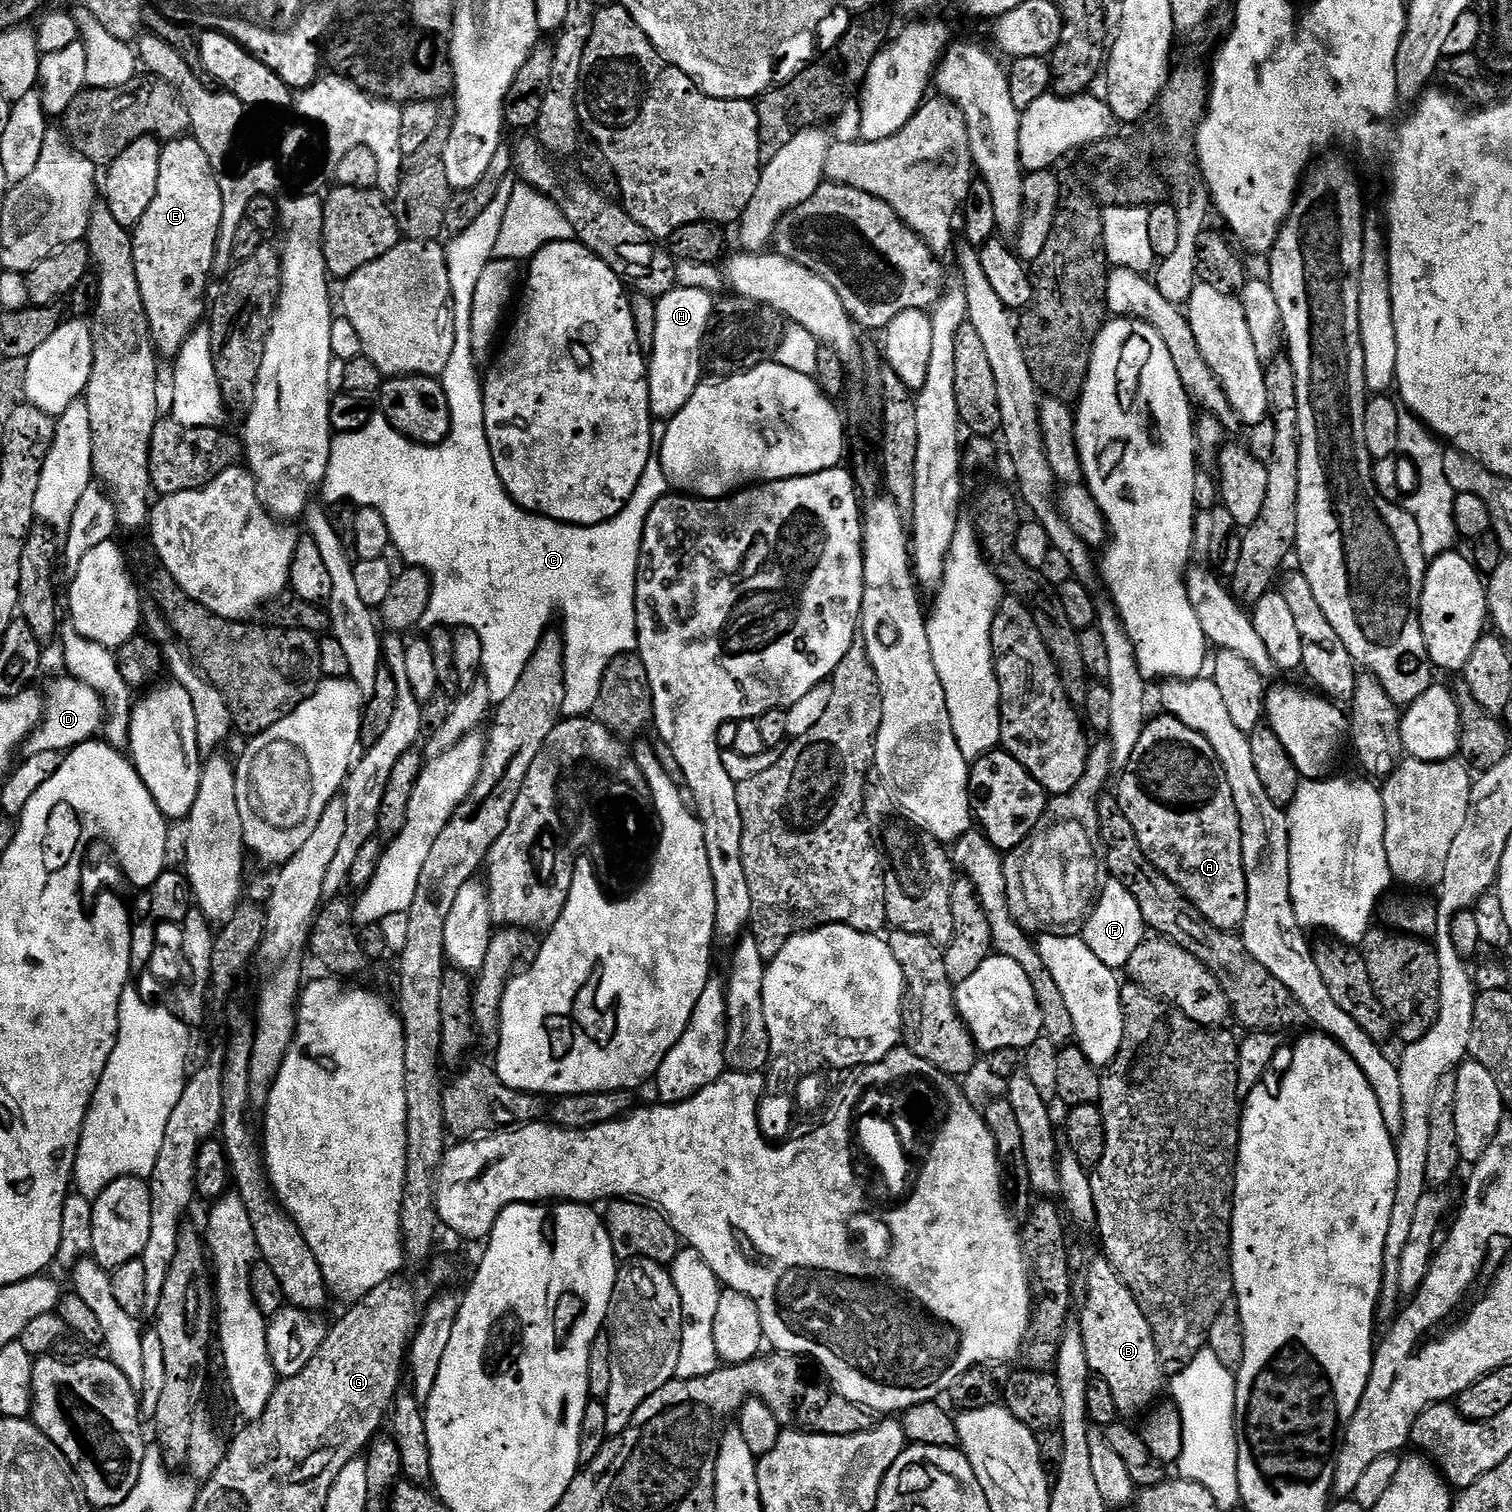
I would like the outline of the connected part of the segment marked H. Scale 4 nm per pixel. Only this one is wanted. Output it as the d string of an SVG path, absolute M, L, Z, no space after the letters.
M679 286L656 300L658 331L654 334L654 350L648 366L648 389L653 417L670 418L690 402L690 394L702 383L702 349L704 331L712 317L713 293Z

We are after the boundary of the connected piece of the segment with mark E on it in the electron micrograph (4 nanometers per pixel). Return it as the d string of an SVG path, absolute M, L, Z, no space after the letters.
M185 134L178 140L167 141L160 150L160 165L158 166L158 190L154 190L154 202L150 202L150 210L142 214L142 218L136 224L132 232L132 257L134 258L134 274L138 274L138 290L142 290L142 306L146 306L146 318L152 331L152 343L155 344L157 353L161 357L175 358L180 355L182 346L188 341L188 335L195 332L200 320L206 316L206 300L204 295L208 292L208 279L214 276L216 262L216 243L218 242L218 230L222 222L222 190L220 189L221 177L217 169L210 166L210 158L206 158L206 150L198 146L198 142L191 135Z

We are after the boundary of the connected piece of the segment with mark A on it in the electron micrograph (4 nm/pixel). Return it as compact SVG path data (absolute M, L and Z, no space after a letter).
M1160 714L1157 720L1149 719L1142 730L1142 738L1138 738L1138 746L1134 746L1134 754L1130 754L1130 762L1119 773L1120 785L1114 789L1116 800L1120 803L1122 814L1130 826L1134 826L1136 841L1142 846L1146 858L1154 867L1161 872L1170 882L1174 882L1180 888L1180 893L1210 921L1214 926L1218 926L1227 932L1236 932L1243 925L1246 918L1246 870L1242 862L1242 826L1240 825L1240 815L1238 806L1234 806L1234 794L1230 790L1230 782L1226 782L1226 770L1218 762L1218 754L1214 754L1214 746L1198 734L1198 730L1190 730L1182 722L1178 722L1173 716Z

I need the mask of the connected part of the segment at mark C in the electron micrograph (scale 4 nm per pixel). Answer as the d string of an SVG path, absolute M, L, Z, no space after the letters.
M511 179L504 180L502 186L498 186L498 194L494 194L494 202L490 202L490 206L486 206L486 210L482 210L482 214L478 214L478 219L471 226L466 226L466 230L462 230L462 234L451 237L446 244L446 266L448 267L450 286L452 287L452 313L454 314L454 334L456 335L454 350L450 353L450 362L446 366L442 377L443 386L448 392L448 405L452 415L452 428L448 431L448 437L441 444L416 444L412 440L407 440L398 430L394 430L394 426L383 416L373 415L372 421L362 430L341 432L335 437L334 480L336 476L336 484L332 484L333 482L325 483L322 488L322 496L324 492L325 498L323 497L323 499L329 505L351 502L361 508L378 510L382 514L382 518L386 518L386 526L390 530L391 547L394 552L396 548L397 554L405 560L403 562L405 565L421 568L432 580L430 606L424 615L425 621L431 622L433 620L431 623L436 626L472 628L478 634L478 638L482 638L482 676L486 686L490 686L490 698L493 705L501 704L506 698L510 698L510 692L514 690L514 686L518 686L518 678L522 678L522 670L526 670L526 666L530 662L534 650L540 644L540 640L544 637L544 633L549 631L551 624L548 623L551 622L552 615L560 608L561 614L564 615L562 635L564 637L564 681L566 682L563 715L568 718L574 716L587 717L595 709L598 702L598 690L602 686L606 666L610 666L612 659L620 656L623 652L637 651L636 571L640 561L640 543L644 537L646 518L650 518L650 510L654 510L654 506L661 498L669 495L670 489L666 474L662 470L659 455L654 454L650 458L650 462L646 462L646 470L642 474L634 494L628 499L626 506L617 516L601 524L581 526L578 524L560 524L556 520L551 520L549 516L538 516L535 512L527 512L525 508L519 508L513 502L512 495L506 490L506 486L502 486L502 478L498 478L498 470L494 466L494 458L490 454L490 442L486 438L482 372L481 369L476 369L478 361L474 354L472 335L470 334L470 310L474 310L474 286L478 286L478 281L482 279L482 270L486 270L486 266L493 258L524 262L535 256L540 248L544 248L554 241L566 241L575 237L569 219L566 218L564 212L557 207L551 197L537 191L532 185L523 182L516 183L517 185L512 190L512 183Z

